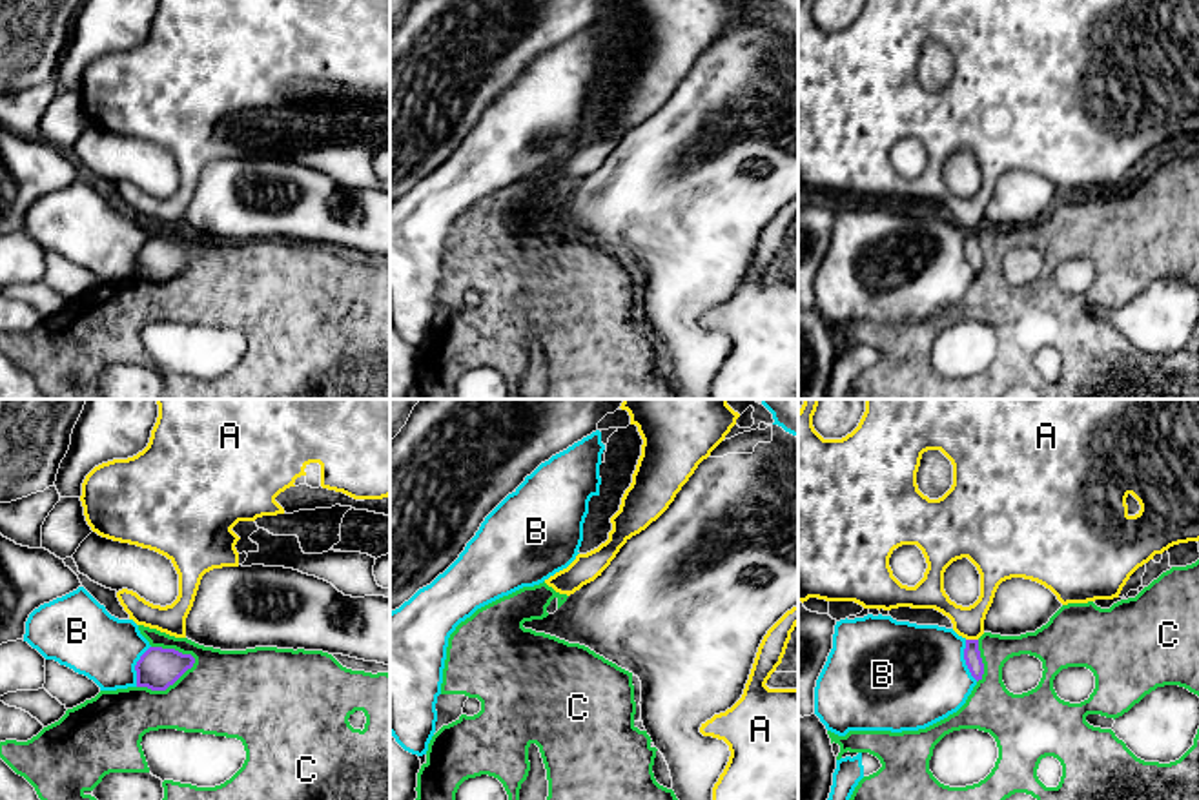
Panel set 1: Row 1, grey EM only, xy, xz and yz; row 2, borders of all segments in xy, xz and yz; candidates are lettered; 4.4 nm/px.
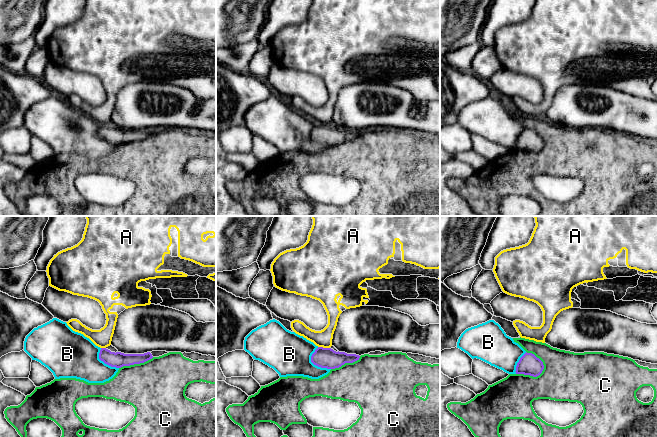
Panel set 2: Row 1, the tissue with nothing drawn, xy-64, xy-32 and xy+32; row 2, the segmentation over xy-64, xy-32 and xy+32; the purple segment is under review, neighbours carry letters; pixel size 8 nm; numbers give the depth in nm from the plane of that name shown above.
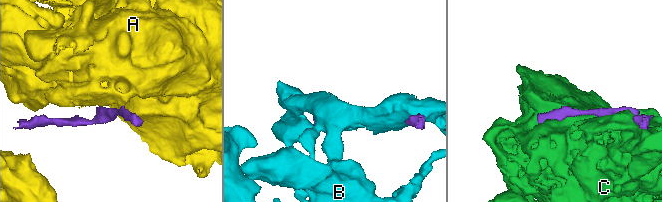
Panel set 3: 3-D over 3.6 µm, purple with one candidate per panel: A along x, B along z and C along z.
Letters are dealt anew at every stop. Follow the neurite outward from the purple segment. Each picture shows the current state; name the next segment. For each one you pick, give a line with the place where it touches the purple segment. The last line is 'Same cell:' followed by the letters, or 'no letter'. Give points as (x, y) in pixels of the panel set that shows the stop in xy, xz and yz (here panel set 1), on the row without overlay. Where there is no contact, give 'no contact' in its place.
Same cell: no letter

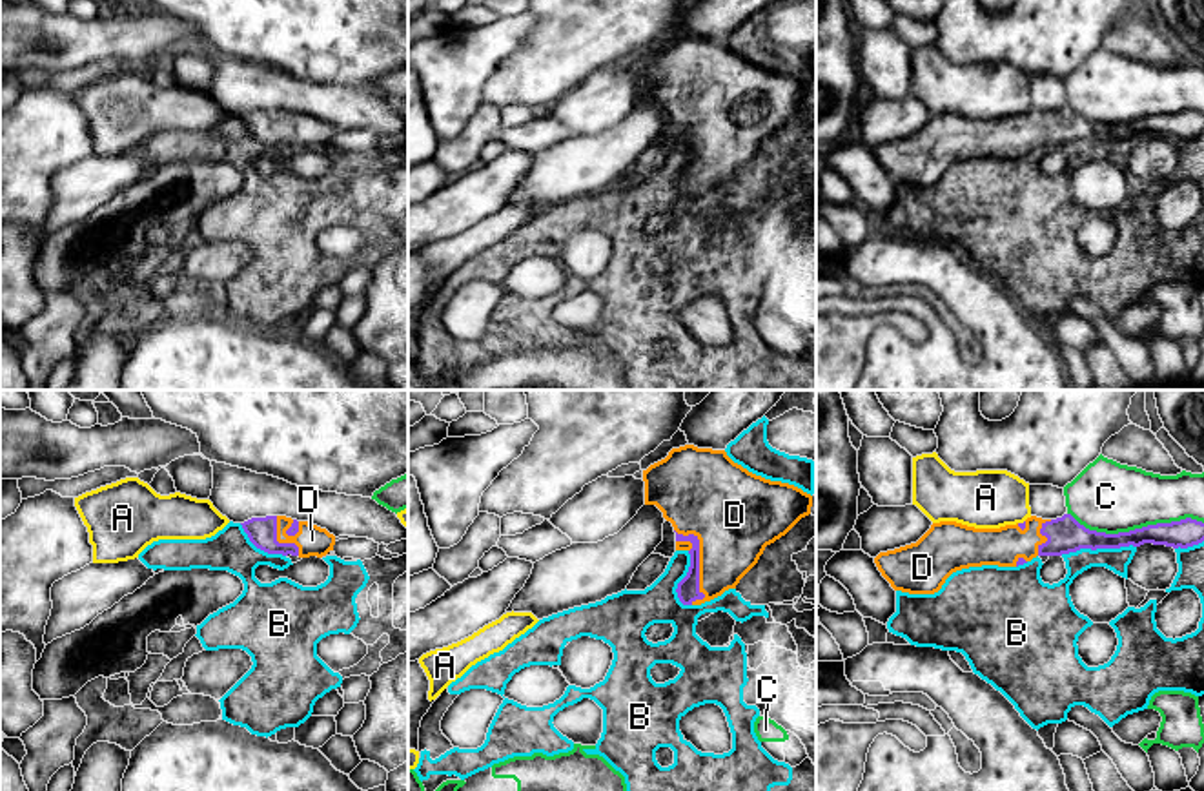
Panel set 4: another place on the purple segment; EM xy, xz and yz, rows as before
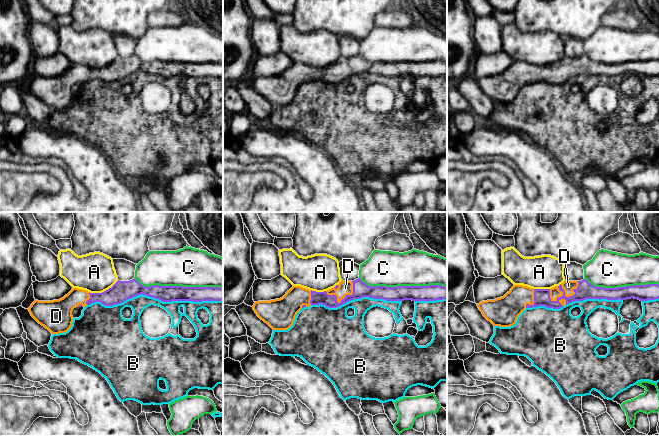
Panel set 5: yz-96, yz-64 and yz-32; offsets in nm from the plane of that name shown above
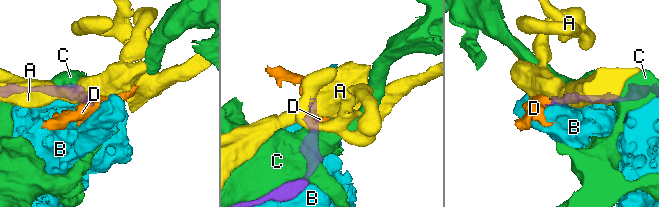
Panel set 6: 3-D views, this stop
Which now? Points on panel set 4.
D: contact xz (698, 154)
Same cell: D

